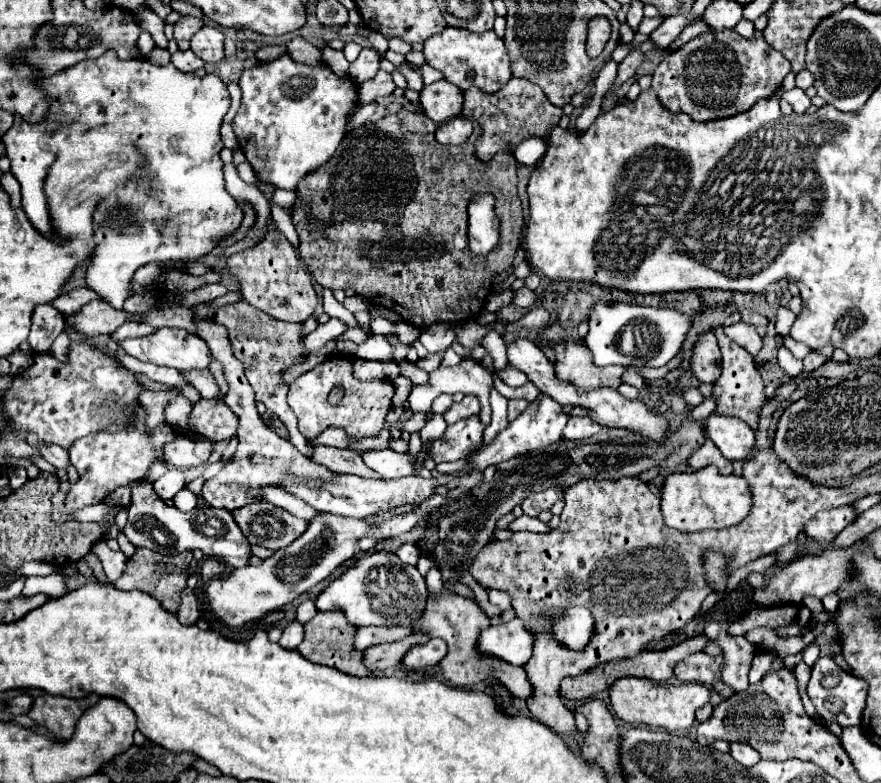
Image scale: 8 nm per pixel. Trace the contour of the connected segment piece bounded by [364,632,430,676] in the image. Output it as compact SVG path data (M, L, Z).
M414 632L402 640L390 642L390 644L380 644L380 646L372 646L364 652L364 664L368 664L368 668L372 668L372 672L376 676L380 676L384 670L398 666L402 662L402 658L406 656L406 652L416 646L416 644L426 644L430 640L428 634L424 632Z

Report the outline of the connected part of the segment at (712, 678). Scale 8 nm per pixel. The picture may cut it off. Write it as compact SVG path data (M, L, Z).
M697 652L682 660L676 666L674 674L676 674L676 678L680 678L684 682L702 682L702 684L706 684L718 696L722 696L726 700L734 694L734 690L722 682L722 676L720 676L722 666L724 666L722 656L710 656L705 652Z

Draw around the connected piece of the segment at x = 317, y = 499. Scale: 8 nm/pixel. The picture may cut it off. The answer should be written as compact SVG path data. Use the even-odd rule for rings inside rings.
M456 474L432 476L430 480L420 476L406 476L398 480L364 480L360 476L336 476L336 484L320 484L320 488L308 488L308 484L288 484L288 492L302 498L310 506L320 512L352 516L352 518L368 518L378 512L390 512L400 506L418 506L430 496L436 494L438 486L448 486L448 482L456 478Z

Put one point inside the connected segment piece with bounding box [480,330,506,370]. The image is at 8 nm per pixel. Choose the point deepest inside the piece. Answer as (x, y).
(493, 342)

